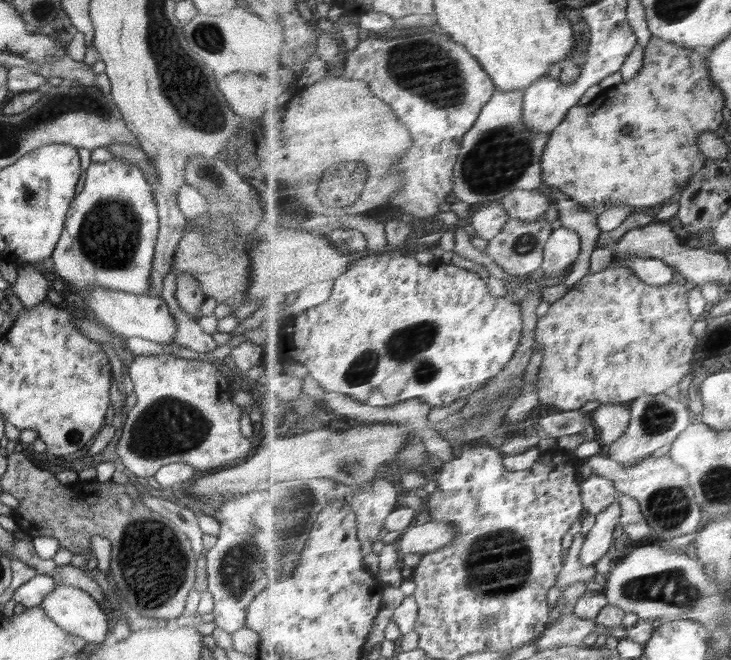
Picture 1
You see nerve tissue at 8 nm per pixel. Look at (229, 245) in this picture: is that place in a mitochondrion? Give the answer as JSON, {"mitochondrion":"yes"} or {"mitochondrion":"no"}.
{"mitochondrion":"no"}

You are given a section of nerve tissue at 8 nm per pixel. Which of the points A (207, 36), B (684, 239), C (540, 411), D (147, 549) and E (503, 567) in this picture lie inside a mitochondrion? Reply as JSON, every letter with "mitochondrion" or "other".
{"A":"mitochondrion","B":"other","C":"other","D":"mitochondrion","E":"mitochondrion"}

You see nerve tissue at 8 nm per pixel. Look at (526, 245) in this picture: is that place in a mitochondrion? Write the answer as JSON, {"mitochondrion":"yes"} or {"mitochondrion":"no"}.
{"mitochondrion":"yes"}

